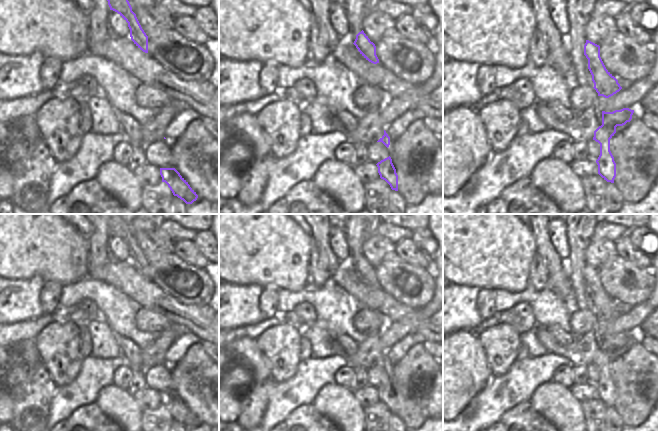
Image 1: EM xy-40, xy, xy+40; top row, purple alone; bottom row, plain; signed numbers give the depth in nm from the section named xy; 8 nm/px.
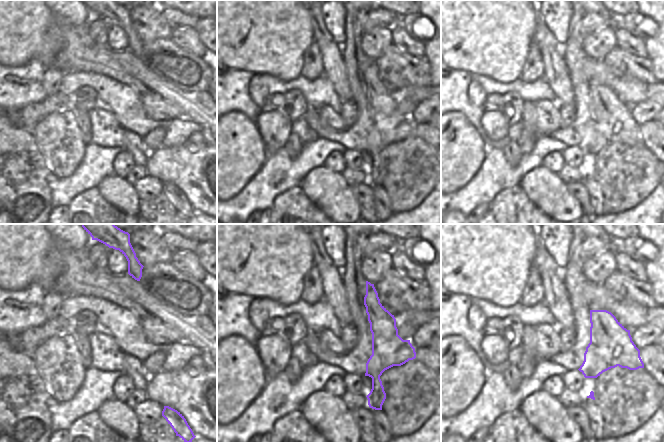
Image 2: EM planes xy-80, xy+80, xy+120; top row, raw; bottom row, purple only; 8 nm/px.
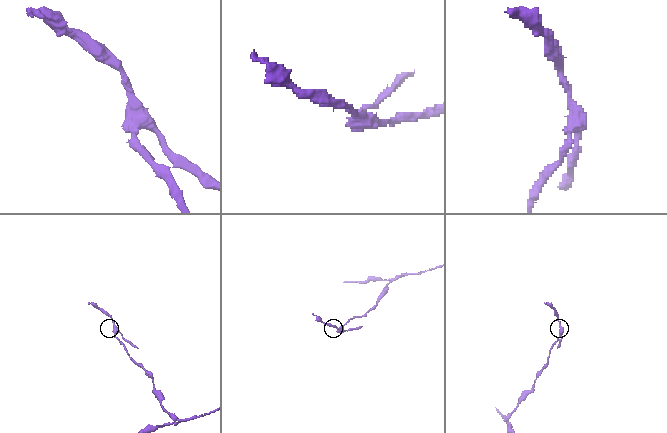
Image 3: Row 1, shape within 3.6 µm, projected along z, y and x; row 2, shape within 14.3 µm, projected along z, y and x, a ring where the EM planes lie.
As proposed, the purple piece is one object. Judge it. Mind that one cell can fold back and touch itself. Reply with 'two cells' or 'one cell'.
two cells

